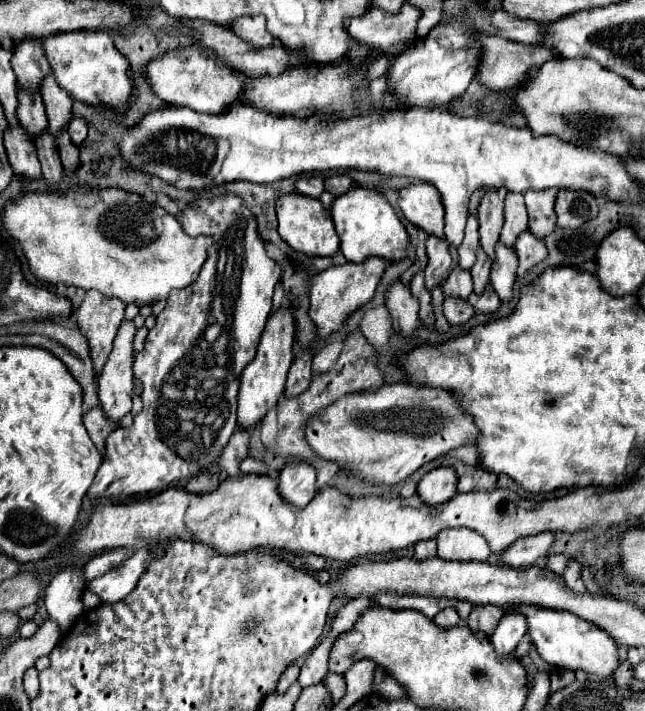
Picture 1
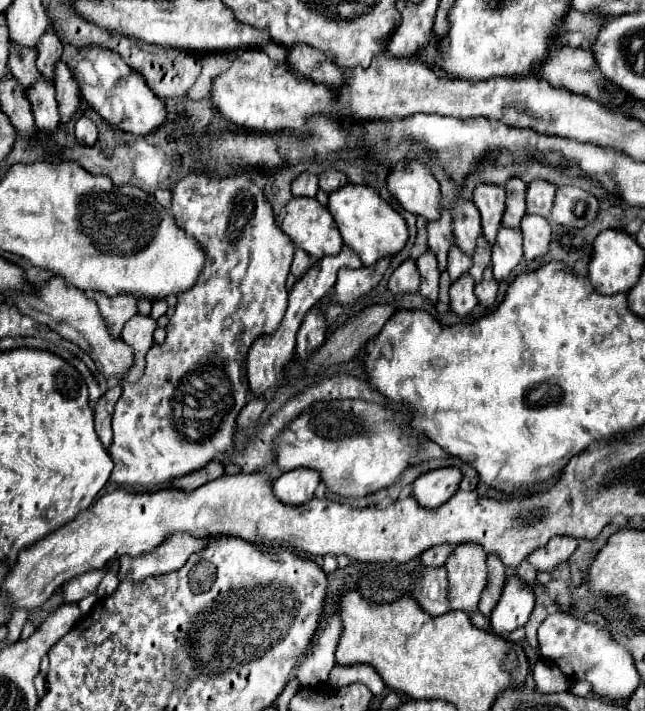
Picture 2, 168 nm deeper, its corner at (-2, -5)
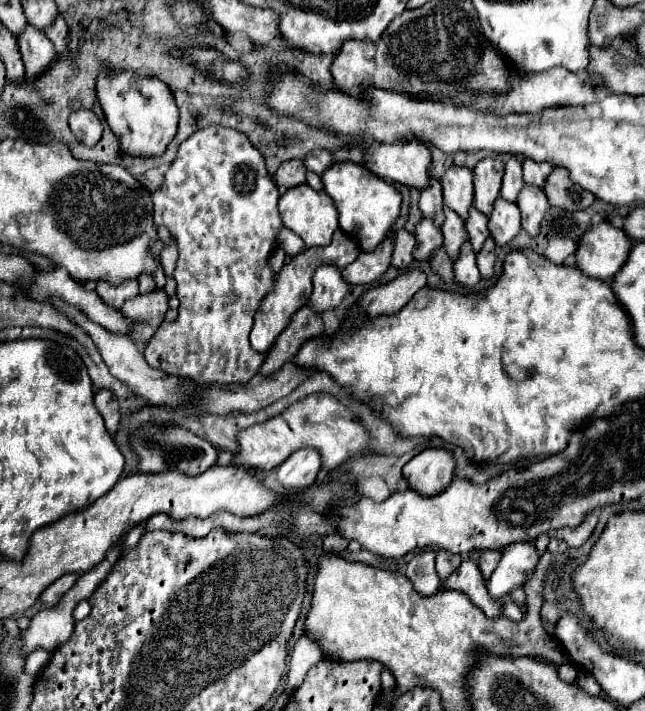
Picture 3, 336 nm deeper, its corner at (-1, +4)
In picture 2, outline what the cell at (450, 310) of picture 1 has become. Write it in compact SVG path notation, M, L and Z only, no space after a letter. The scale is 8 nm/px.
M465 274L457 282L453 282L449 288L451 312L455 312L459 318L465 318L477 306L477 296L473 294L473 288L475 288L475 284L469 274Z

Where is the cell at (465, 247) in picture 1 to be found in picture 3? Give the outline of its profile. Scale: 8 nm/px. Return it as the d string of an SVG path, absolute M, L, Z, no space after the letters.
M450 167L442 179L444 189L444 205L454 209L462 219L468 217L468 209L474 203L474 185L472 171L468 167Z

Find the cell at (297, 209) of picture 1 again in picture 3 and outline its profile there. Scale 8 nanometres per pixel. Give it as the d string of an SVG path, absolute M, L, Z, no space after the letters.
M308 183L288 189L280 197L278 207L280 207L284 227L294 231L298 237L302 237L306 247L316 247L316 245L324 247L324 245L328 245L332 241L334 231L338 229L338 213L336 213L336 207L334 207L332 199L324 191L314 191Z

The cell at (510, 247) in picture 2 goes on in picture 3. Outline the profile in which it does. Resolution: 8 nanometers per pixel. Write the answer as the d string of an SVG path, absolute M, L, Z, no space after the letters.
M498 197L494 203L490 221L488 221L488 229L490 229L490 235L494 237L496 245L502 247L508 241L512 241L520 231L520 209L518 209L518 205Z

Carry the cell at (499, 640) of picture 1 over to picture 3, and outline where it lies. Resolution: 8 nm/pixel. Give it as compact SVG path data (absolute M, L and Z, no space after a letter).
M534 541L516 543L508 545L508 549L502 549L502 559L494 569L492 577L488 579L490 597L494 599L504 597L512 589L524 585L536 563L538 563L538 551Z

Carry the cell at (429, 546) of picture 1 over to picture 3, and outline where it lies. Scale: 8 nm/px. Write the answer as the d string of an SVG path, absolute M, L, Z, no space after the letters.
M438 551L436 553L436 571L440 575L440 579L444 581L448 575L452 575L452 571L456 571L462 563L462 557L456 553L448 553L448 551Z

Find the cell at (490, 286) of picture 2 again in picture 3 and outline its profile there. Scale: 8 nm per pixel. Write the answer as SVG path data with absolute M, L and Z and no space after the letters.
M488 237L482 249L478 251L478 269L482 277L492 277L494 273L494 249L496 249L496 243L492 241L492 237Z

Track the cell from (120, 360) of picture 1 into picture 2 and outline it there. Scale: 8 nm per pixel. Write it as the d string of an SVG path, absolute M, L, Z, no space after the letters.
M133 316L125 324L121 332L121 340L129 348L133 348L133 366L121 378L121 386L141 380L145 368L145 354L153 346L153 330L155 330L155 320L149 316Z

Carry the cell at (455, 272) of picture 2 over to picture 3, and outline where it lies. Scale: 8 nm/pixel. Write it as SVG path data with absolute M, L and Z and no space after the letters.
M444 209L446 221L442 225L442 235L444 235L444 243L442 247L446 249L446 253L456 259L460 253L460 247L464 243L464 239L468 239L468 233L464 229L464 221L460 219L460 215L452 209Z

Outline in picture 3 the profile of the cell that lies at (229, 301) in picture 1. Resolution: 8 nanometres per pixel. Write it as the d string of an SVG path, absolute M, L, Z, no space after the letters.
M206 127L190 135L178 149L172 165L164 169L164 183L152 191L154 223L166 225L176 237L180 257L174 269L178 283L178 319L162 323L156 335L146 345L146 361L168 373L184 375L196 383L248 383L266 353L256 353L250 347L248 335L252 329L252 317L260 307L264 295L274 285L274 271L268 265L268 255L276 245L276 237L282 229L278 213L278 187L264 167L264 157L252 147L248 137L230 127Z

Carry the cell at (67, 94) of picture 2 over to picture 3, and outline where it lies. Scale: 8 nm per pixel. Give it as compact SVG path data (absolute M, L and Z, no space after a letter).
M60 13L56 15L56 21L52 21L52 25L48 25L46 35L56 45L56 53L64 55L68 49L68 25Z

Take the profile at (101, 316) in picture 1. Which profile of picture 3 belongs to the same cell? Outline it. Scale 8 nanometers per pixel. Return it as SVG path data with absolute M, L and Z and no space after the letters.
M138 279L132 281L124 281L120 285L110 285L106 281L100 281L96 287L96 293L102 297L102 301L114 309L120 309L124 301L132 299L138 295Z

